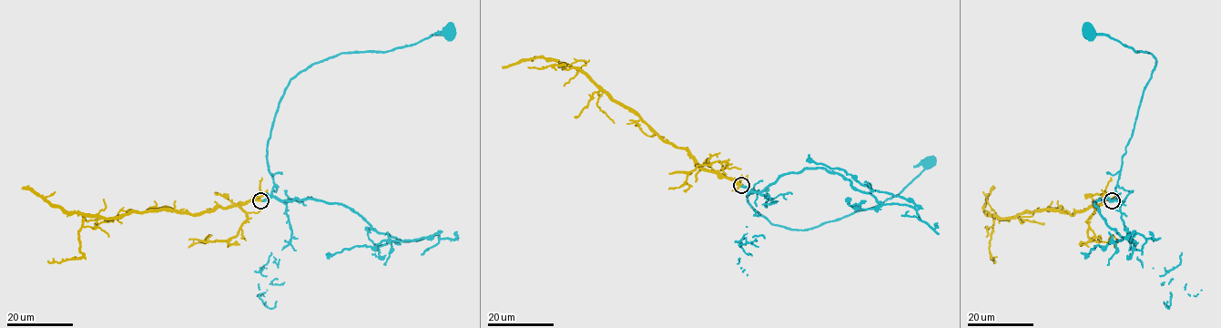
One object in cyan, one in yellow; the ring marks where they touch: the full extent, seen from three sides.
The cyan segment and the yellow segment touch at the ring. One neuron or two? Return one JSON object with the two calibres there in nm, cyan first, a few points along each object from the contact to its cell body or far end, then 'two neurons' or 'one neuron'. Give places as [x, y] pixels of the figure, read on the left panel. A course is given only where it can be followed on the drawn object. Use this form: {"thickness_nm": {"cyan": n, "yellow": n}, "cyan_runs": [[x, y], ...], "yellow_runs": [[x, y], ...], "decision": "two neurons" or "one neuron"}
{"thickness_nm": {"cyan": 380, "yellow": 360}, "cyan_runs": [[260, 199], [270, 196], [274, 185], [267, 143], [279, 102], [291, 79], [343, 53], [386, 52], [449, 31]], "yellow_runs": [[260, 199], [195, 214], [148, 210], [105, 218], [86, 215], [78, 232], [83, 256], [59, 262], [47, 261]], "decision": "one neuron"}

